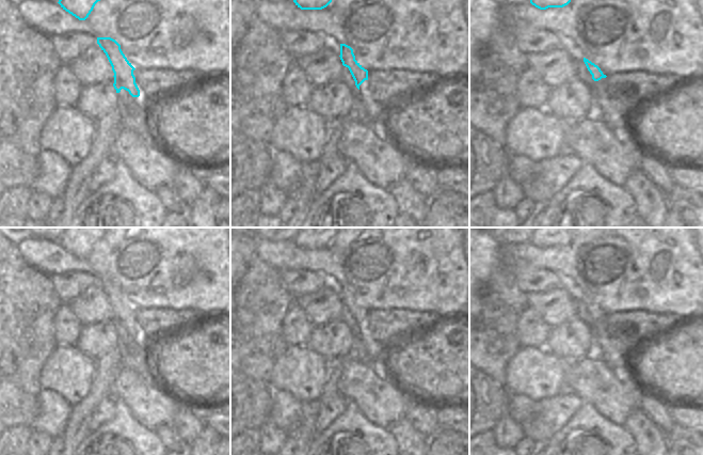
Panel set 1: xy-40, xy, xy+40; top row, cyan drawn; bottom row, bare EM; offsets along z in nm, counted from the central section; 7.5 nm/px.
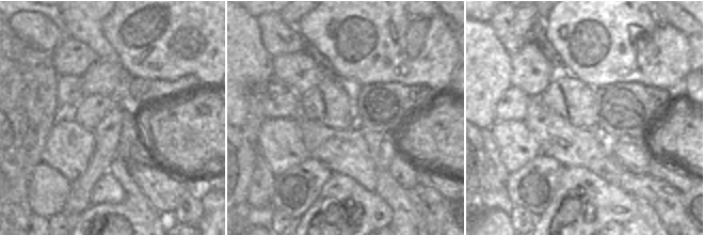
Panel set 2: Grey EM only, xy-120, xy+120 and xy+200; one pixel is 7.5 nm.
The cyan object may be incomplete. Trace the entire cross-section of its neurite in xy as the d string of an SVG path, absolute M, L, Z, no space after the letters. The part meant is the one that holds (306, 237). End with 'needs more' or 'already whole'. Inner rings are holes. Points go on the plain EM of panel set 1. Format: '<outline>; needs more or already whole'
M300 228L293 241L301 249L322 249L338 233L339 228Z; already whole

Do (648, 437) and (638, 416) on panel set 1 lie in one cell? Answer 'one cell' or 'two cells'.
one cell

